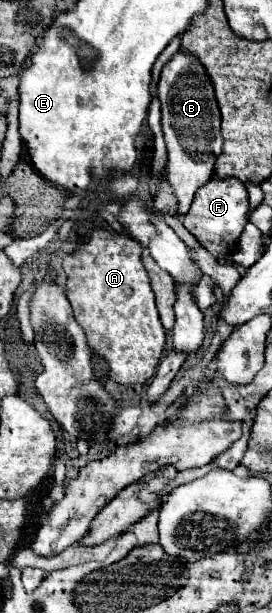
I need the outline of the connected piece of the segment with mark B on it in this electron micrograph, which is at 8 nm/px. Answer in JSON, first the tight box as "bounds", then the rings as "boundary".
{"bounds":[158,52,224,214],"boundary":[[[178,52],[162,68],[158,98],[162,104],[162,132],[168,148],[166,182],[176,196],[178,214],[186,214],[196,190],[212,178],[216,158],[222,154],[224,140],[220,136],[220,110],[206,70],[194,56],[184,52]]]}

